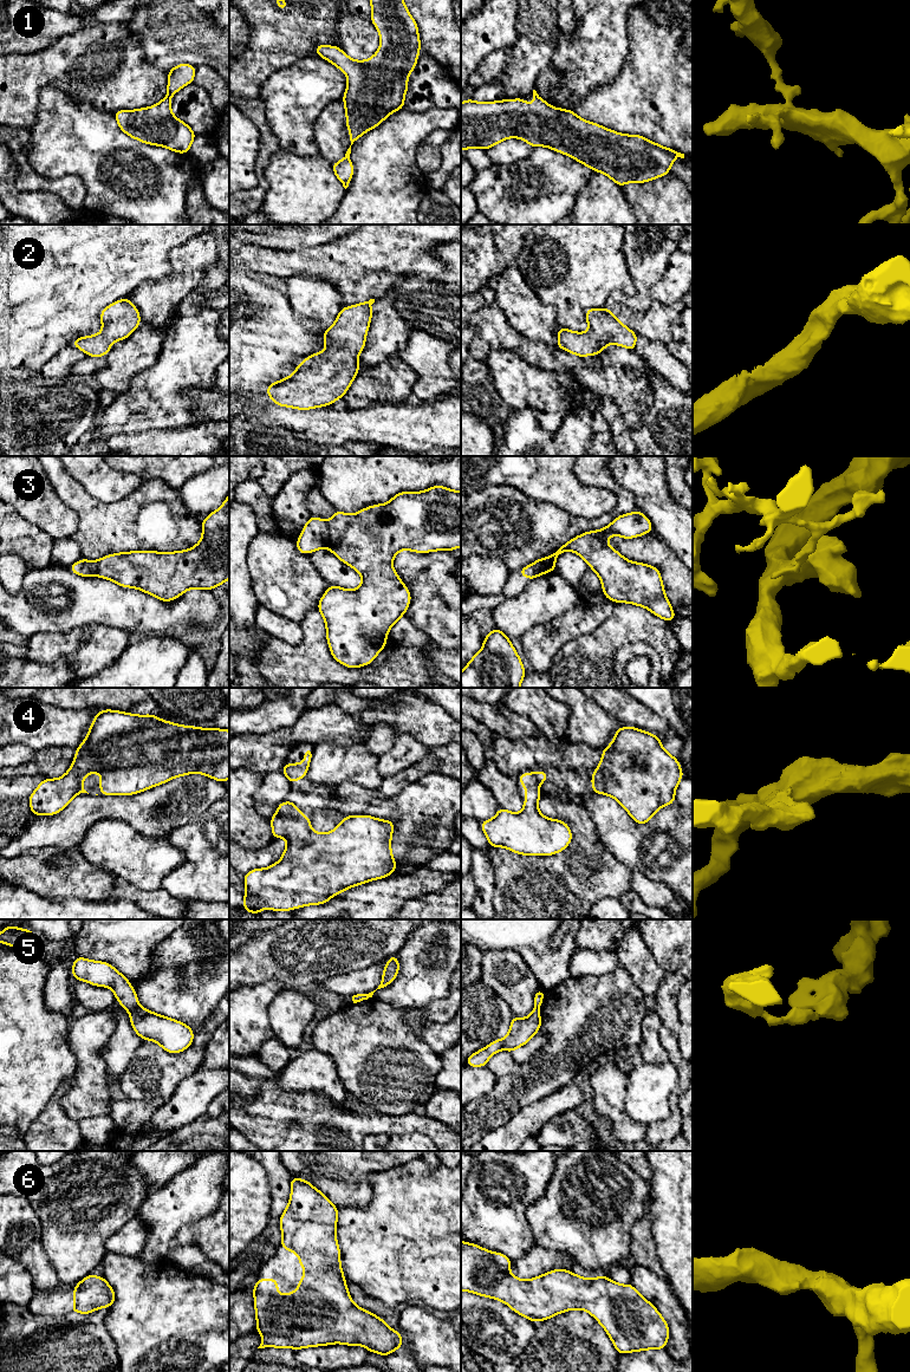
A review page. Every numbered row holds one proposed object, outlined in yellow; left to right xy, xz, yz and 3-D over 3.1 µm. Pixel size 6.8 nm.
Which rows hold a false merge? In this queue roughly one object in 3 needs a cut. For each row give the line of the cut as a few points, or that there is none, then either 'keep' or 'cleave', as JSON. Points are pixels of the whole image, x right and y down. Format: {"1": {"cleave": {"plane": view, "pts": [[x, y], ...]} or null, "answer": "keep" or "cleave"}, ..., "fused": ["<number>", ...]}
{"1": {"cleave": null, "answer": "keep"}, "2": {"cleave": null, "answer": "keep"}, "3": {"cleave": {"plane": "xz", "pts": [[325, 522], [327, 546]]}, "answer": "cleave"}, "4": {"cleave": null, "answer": "keep"}, "5": {"cleave": {"plane": "xy", "pts": [[137, 1005], [129, 1012]]}, "answer": "cleave"}, "6": {"cleave": null, "answer": "keep"}, "fused": ["3", "5"]}

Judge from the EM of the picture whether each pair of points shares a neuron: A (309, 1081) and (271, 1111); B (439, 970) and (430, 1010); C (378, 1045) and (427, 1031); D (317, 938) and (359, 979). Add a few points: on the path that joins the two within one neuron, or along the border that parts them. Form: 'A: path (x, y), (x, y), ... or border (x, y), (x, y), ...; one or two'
A: border (278, 1072), (279, 1087), (323, 1098); two
B: border (448, 994), (422, 1009); two
C: border (405, 1009), (405, 1022), (436, 1054); two
D: border (377, 961), (364, 968), (339, 973), (325, 980); two

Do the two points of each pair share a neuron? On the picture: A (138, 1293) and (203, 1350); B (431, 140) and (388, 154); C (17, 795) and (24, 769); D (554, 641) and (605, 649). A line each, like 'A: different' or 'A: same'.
A: same
B: different
C: different
D: different

